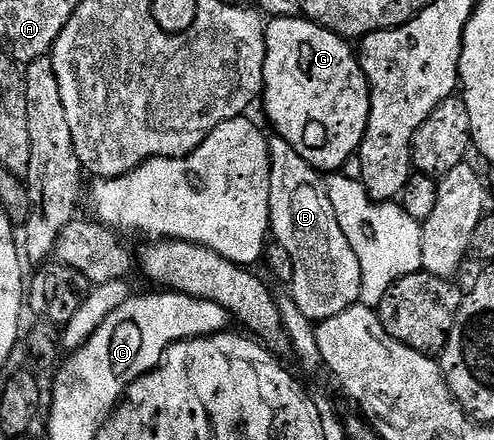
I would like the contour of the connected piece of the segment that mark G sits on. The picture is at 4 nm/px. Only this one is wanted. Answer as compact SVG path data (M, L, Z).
M294 17L292 19L270 18L265 29L265 86L263 88L265 115L269 118L270 125L277 130L274 132L279 138L287 141L287 145L291 145L291 149L295 149L295 153L299 153L299 157L303 157L303 161L307 161L322 173L328 173L328 171L340 172L347 159L358 154L369 120L369 82L365 80L365 70L361 67L360 58L355 54L354 48L352 51L349 47L352 46L340 35L336 35L334 31L328 31L325 27L320 27L318 23L312 23L310 19L304 17Z

